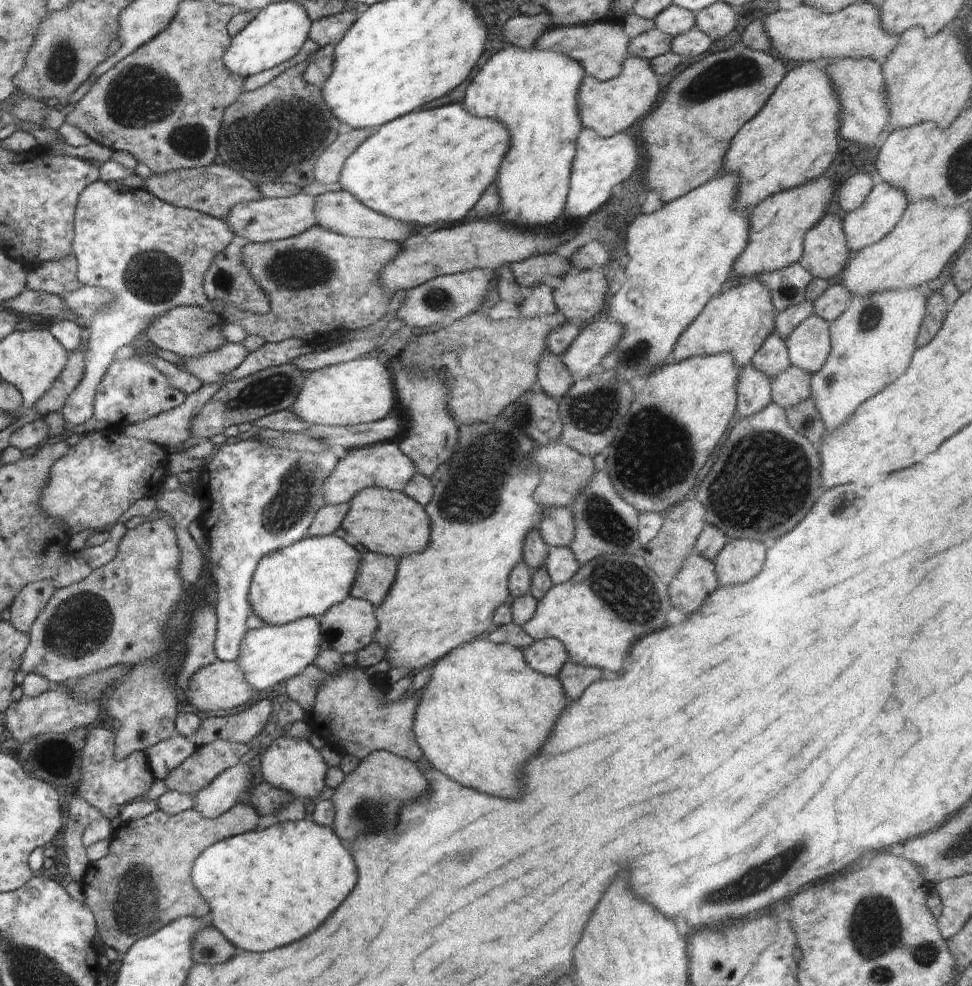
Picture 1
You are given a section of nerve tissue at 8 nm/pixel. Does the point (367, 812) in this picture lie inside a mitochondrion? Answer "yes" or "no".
yes

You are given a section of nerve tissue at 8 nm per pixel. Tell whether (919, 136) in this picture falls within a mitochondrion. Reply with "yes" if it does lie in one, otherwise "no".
no

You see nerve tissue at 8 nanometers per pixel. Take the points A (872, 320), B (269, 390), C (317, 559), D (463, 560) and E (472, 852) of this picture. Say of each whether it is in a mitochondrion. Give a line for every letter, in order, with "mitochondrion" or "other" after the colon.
A: mitochondrion
B: mitochondrion
C: other
D: other
E: mitochondrion

